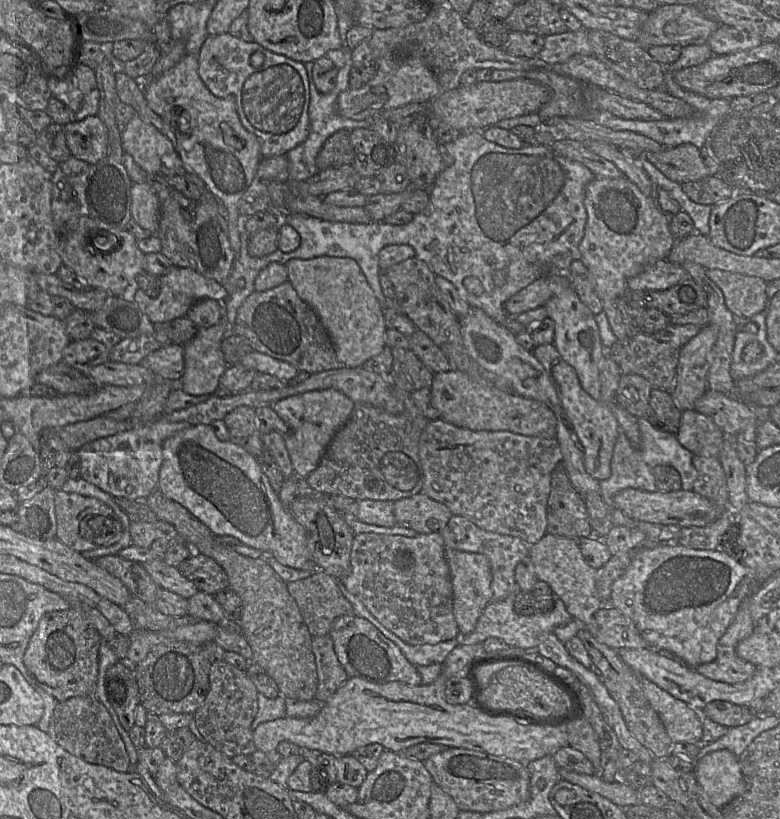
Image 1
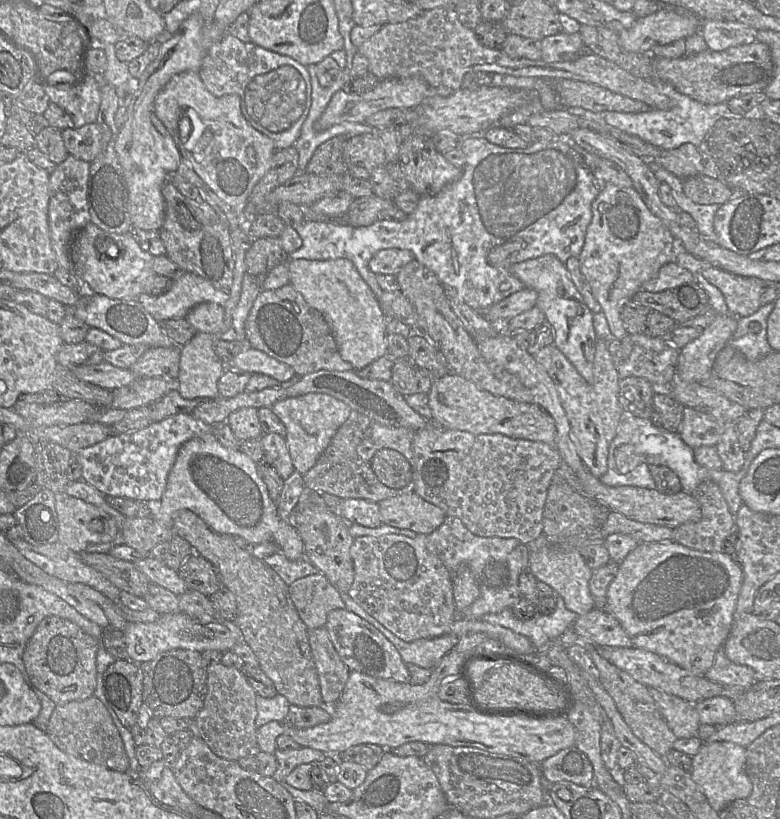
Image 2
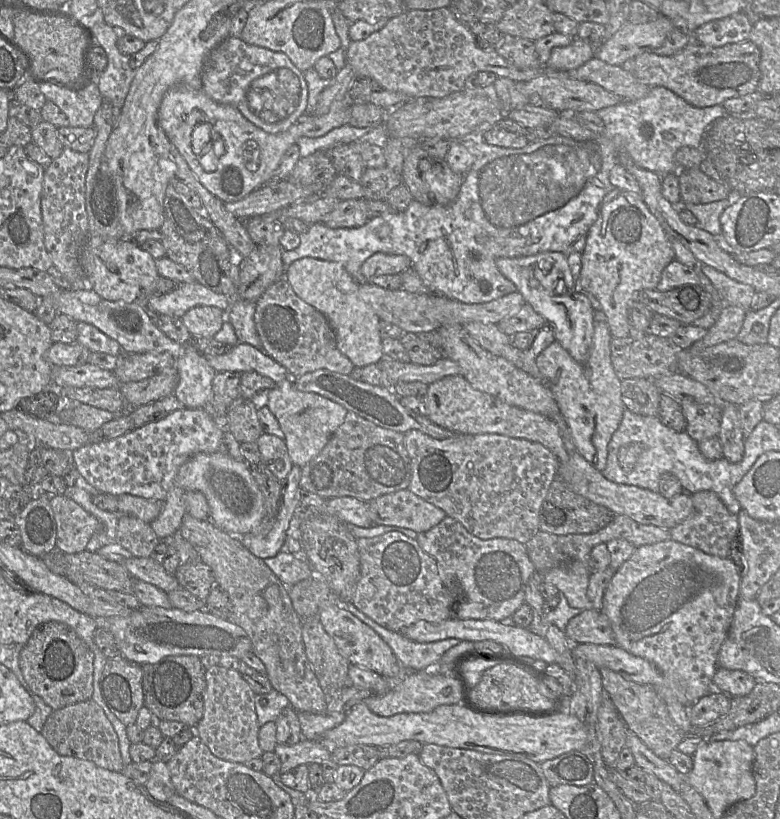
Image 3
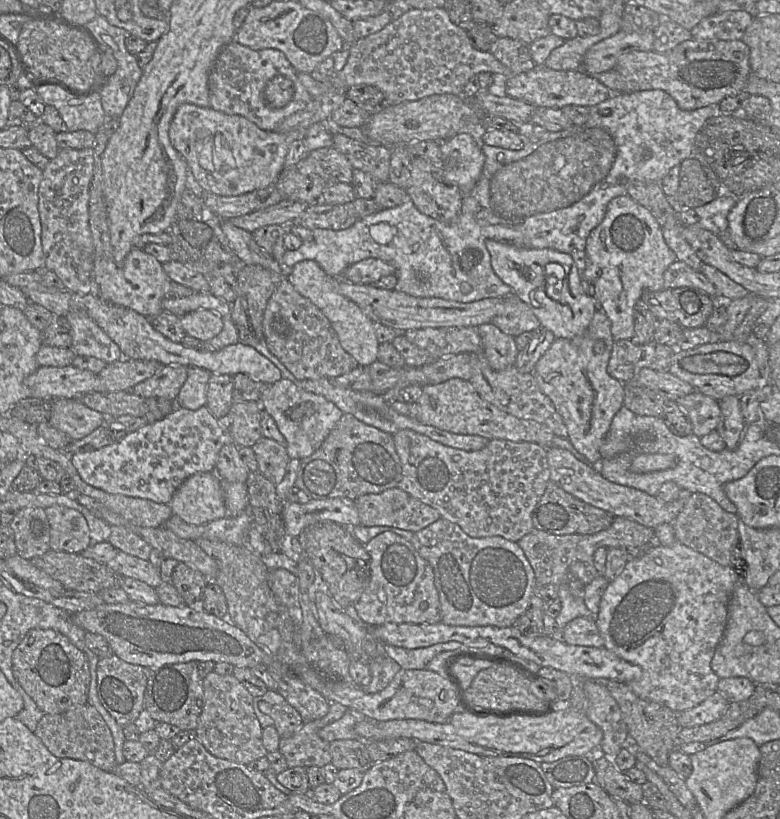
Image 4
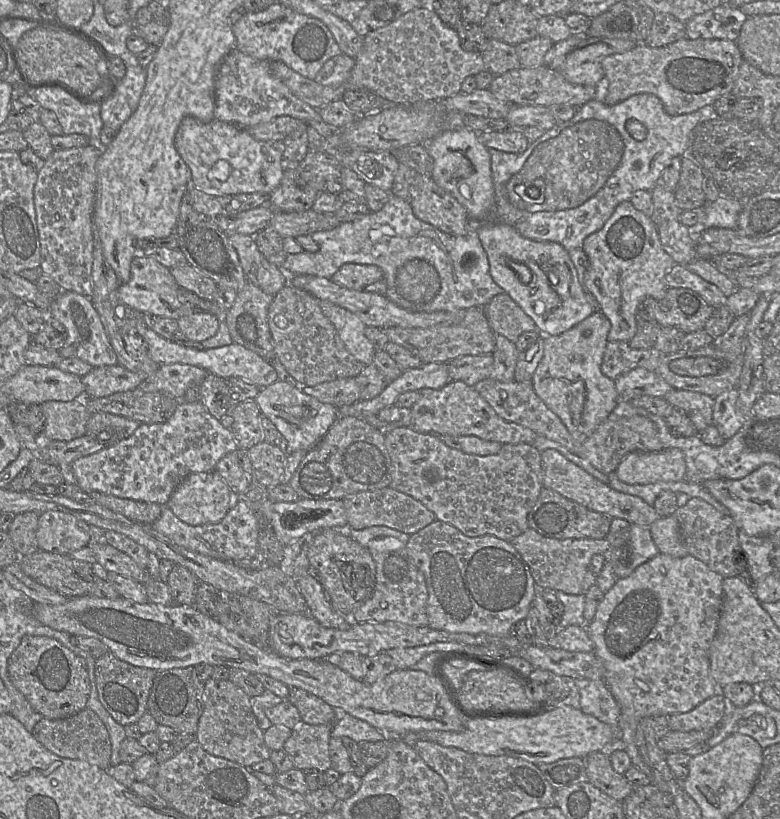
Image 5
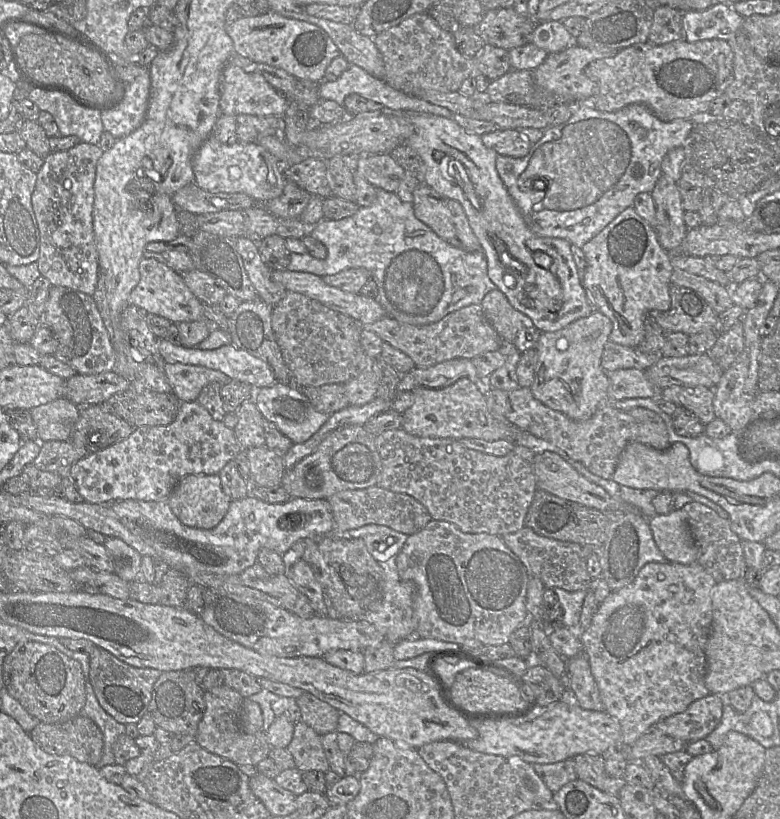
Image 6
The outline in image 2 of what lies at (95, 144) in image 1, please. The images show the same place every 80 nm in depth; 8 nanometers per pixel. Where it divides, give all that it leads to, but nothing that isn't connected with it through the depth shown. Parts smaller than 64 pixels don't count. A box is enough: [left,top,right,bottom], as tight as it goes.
[61,122,102,163]

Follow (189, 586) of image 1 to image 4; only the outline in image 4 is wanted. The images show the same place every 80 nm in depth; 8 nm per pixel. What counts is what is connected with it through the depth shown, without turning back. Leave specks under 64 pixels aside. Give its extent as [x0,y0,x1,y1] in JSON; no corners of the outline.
[106,551,164,588]

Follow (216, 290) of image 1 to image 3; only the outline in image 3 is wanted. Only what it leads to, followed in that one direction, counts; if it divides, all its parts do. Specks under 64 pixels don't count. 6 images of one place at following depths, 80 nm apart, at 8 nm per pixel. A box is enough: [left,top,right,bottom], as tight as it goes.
[146,281,231,318]

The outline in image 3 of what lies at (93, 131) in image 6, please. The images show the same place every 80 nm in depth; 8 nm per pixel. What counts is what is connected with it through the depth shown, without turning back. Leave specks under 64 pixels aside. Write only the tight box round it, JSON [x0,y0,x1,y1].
[39,81,103,127]

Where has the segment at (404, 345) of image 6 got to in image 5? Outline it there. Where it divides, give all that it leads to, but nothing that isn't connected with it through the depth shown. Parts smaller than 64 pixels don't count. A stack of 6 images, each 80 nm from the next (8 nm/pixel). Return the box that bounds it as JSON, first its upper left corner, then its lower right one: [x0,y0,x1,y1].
[384,307,496,364]

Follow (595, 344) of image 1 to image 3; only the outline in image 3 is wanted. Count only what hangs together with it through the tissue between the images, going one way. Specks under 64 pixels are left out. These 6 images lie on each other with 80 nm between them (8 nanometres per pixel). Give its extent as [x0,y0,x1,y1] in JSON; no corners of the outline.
[496,252,594,363]

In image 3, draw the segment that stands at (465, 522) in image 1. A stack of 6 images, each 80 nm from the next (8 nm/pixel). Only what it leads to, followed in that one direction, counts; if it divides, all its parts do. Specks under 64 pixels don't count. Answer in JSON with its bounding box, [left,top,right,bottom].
[415,516,537,622]

